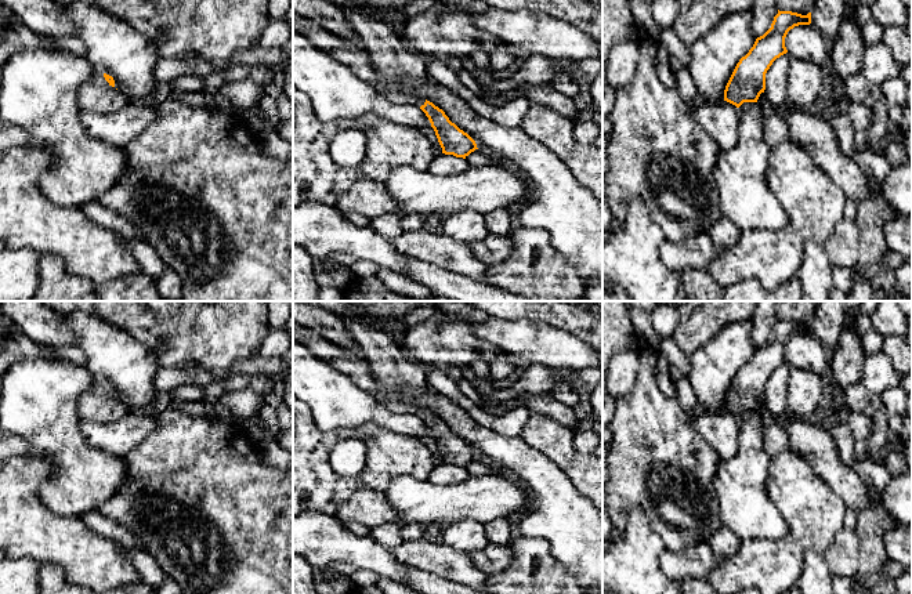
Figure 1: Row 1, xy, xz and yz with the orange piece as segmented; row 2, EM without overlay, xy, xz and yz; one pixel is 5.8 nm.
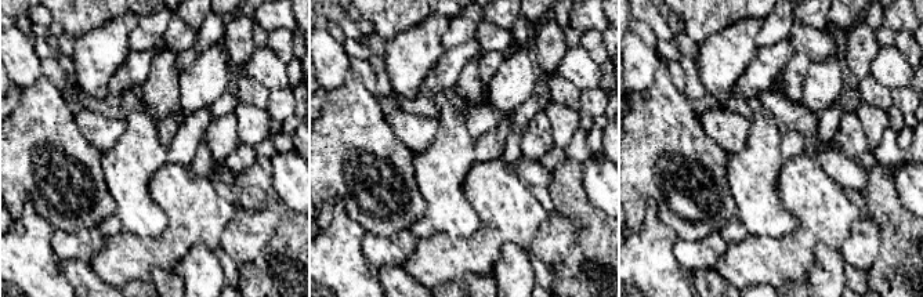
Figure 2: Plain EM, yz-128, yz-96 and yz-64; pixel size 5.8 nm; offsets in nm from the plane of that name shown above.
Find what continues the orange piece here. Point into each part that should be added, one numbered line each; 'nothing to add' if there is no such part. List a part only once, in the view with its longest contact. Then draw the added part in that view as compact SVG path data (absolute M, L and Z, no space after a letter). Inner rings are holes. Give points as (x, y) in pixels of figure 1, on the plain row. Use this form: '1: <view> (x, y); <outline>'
1: xy (97, 404); M97 380L94 387L80 396L77 410L82 419L95 421L119 420L130 412L126 403L116 399L105 390L101 380Z

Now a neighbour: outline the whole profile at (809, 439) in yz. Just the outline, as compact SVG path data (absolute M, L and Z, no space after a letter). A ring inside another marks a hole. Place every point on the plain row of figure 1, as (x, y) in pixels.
M789 417L781 420L785 428L789 450L807 460L811 470L855 512L872 504L869 486L861 475L846 466L835 441L818 423Z

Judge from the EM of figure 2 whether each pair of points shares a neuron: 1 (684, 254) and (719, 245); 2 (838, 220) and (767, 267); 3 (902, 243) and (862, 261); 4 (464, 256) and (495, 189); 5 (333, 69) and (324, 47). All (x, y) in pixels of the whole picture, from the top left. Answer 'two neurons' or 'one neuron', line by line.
1: one neuron
2: one neuron
3: two neurons
4: one neuron
5: one neuron

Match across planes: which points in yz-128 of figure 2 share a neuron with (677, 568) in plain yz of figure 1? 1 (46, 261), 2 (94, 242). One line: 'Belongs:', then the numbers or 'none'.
Belongs: 2

